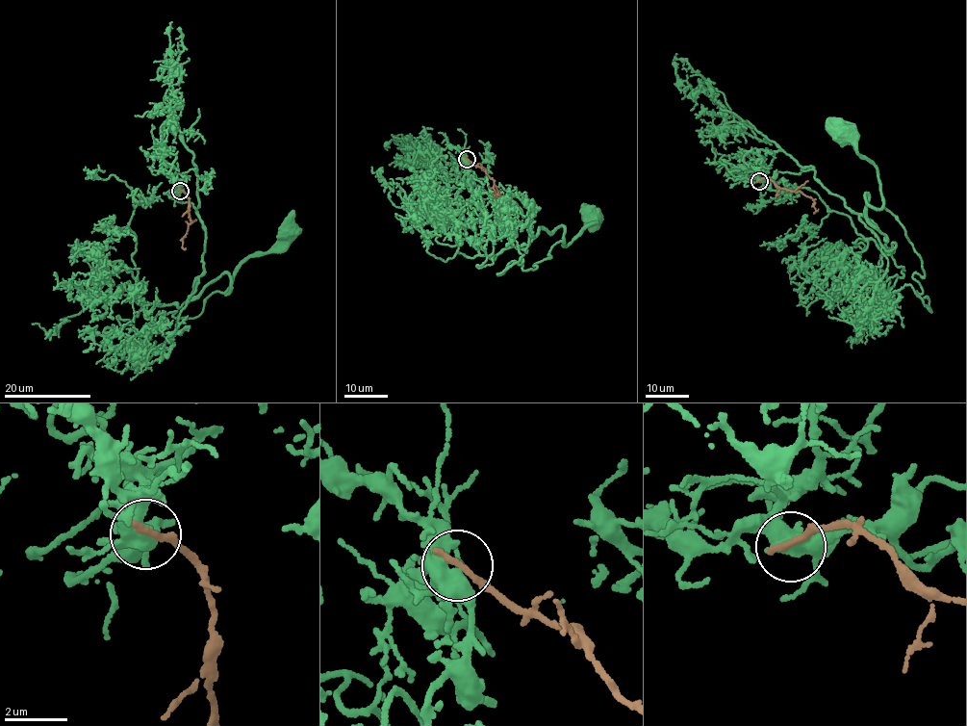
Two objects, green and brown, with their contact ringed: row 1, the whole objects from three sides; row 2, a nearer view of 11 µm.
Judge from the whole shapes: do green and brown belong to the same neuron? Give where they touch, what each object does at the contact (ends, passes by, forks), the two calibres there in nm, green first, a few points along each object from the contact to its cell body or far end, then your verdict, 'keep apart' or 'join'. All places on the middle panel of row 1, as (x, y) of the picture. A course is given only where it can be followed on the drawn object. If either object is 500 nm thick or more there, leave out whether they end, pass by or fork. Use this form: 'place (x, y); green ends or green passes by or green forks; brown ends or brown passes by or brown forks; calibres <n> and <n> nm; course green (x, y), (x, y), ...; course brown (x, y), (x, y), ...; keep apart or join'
place (467, 159); green forks; brown ends; calibres 460 and 260 nm; course green (467, 160), (458, 184), (496, 205), (516, 205), (534, 237), (561, 225), (562, 246), (569, 244), (591, 219); course brown (467, 159), (494, 180), (495, 196), (501, 191); keep apart

